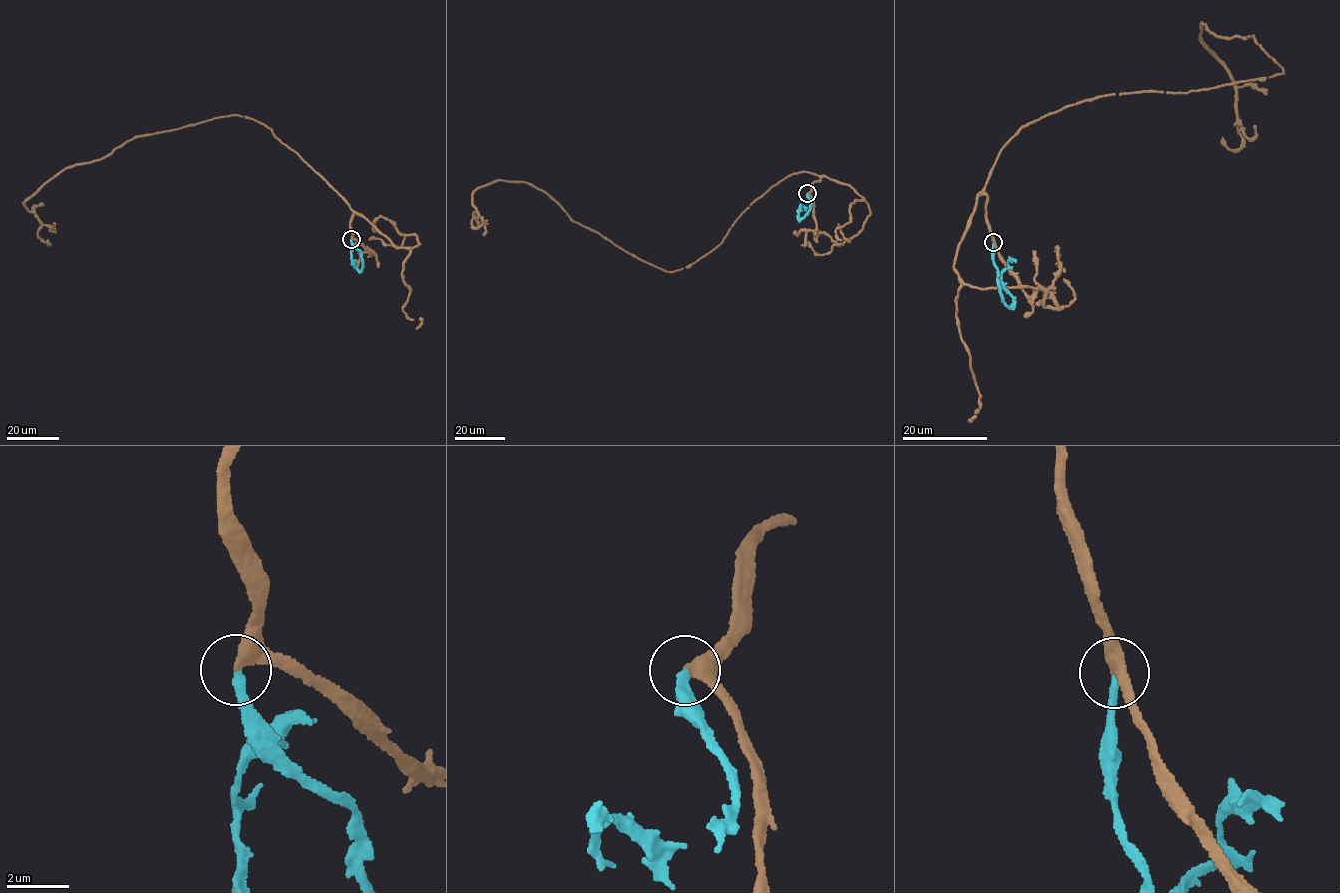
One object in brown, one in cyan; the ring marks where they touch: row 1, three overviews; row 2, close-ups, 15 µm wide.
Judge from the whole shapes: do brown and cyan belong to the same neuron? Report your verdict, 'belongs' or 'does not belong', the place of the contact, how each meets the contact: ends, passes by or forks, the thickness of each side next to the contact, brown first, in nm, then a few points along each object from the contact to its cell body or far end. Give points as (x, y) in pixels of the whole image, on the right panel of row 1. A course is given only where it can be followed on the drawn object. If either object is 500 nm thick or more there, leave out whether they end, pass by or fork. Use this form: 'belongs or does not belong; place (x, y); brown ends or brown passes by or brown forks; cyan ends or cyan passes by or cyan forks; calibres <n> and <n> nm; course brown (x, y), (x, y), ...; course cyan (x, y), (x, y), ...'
belongs; place (993, 242); brown passes by; cyan ends; calibres 280 and 260 nm; course brown (993, 242), (984, 191), (1029, 123), (1284, 72), (1202, 22), (1236, 89), (1239, 148), (1223, 137); course cyan (993, 242), (991, 258), (997, 270), (1001, 298), (1009, 306), (1013, 297), (1001, 273), (1008, 262), (1015, 262)

